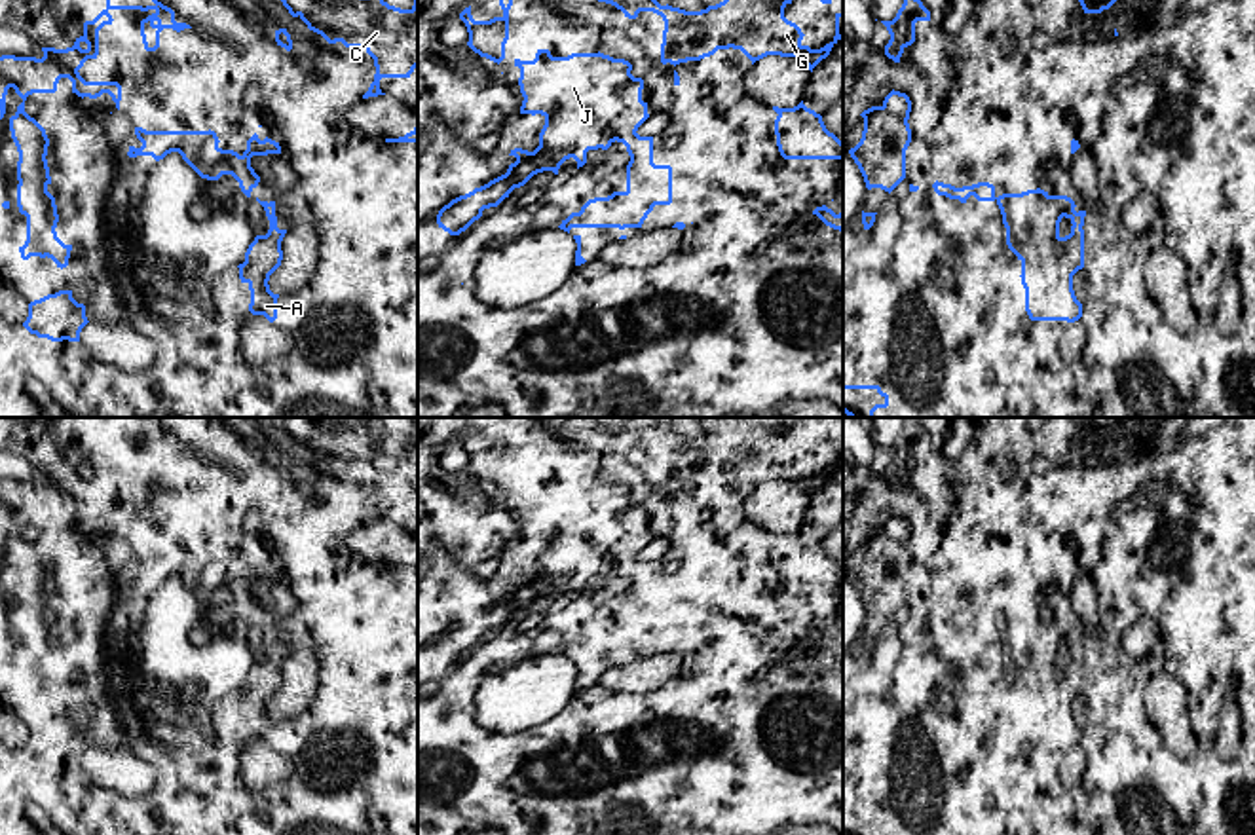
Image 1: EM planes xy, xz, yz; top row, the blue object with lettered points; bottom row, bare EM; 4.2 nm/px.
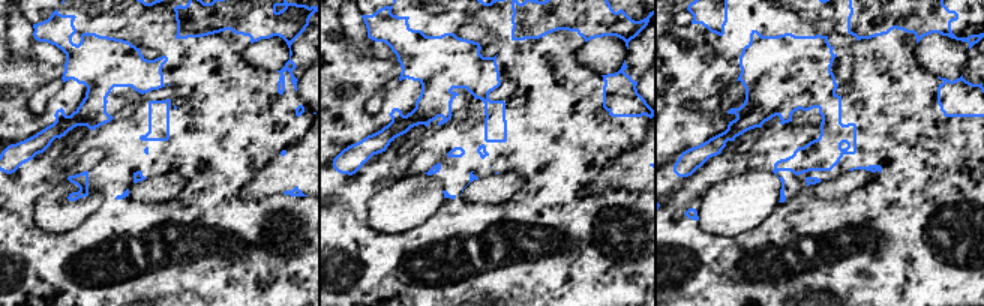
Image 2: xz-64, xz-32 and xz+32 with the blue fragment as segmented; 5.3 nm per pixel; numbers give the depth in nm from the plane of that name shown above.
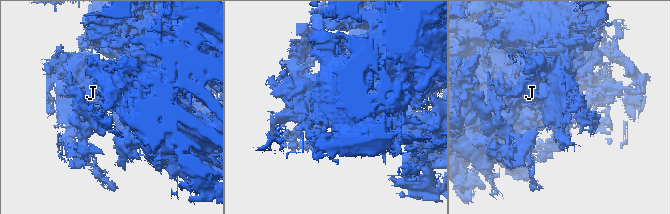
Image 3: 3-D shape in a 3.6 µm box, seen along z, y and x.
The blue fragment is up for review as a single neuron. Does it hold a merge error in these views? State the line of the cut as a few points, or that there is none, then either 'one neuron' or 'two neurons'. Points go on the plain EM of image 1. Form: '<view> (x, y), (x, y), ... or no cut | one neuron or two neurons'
no cut | one neuron

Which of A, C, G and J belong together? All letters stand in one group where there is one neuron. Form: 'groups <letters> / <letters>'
groups A C G J

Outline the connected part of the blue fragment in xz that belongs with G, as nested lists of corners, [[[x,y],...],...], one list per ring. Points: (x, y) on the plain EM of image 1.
[[[592,418],[628,444],[640,436],[663,442],[661,488],[701,486],[718,474],[740,474],[752,490],[767,480],[797,482],[809,495],[843,463],[843,436],[835,438],[835,461],[820,474],[803,471],[801,454],[784,442],[797,418],[727,418],[725,425],[701,436],[661,431],[653,418]]]

